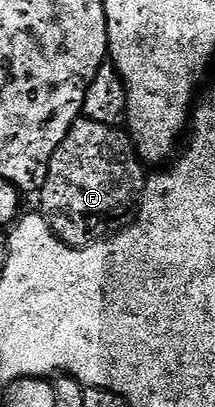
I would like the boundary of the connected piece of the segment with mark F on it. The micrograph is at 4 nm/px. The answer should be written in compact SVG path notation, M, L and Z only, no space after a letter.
M81 117L69 129L65 141L57 145L57 153L53 153L49 161L45 185L37 192L37 199L43 206L42 214L67 246L88 247L90 243L108 238L134 224L139 205L143 201L143 192L147 190L149 172L146 169L148 170L139 154L139 148L135 146L134 138L122 126L110 127Z

